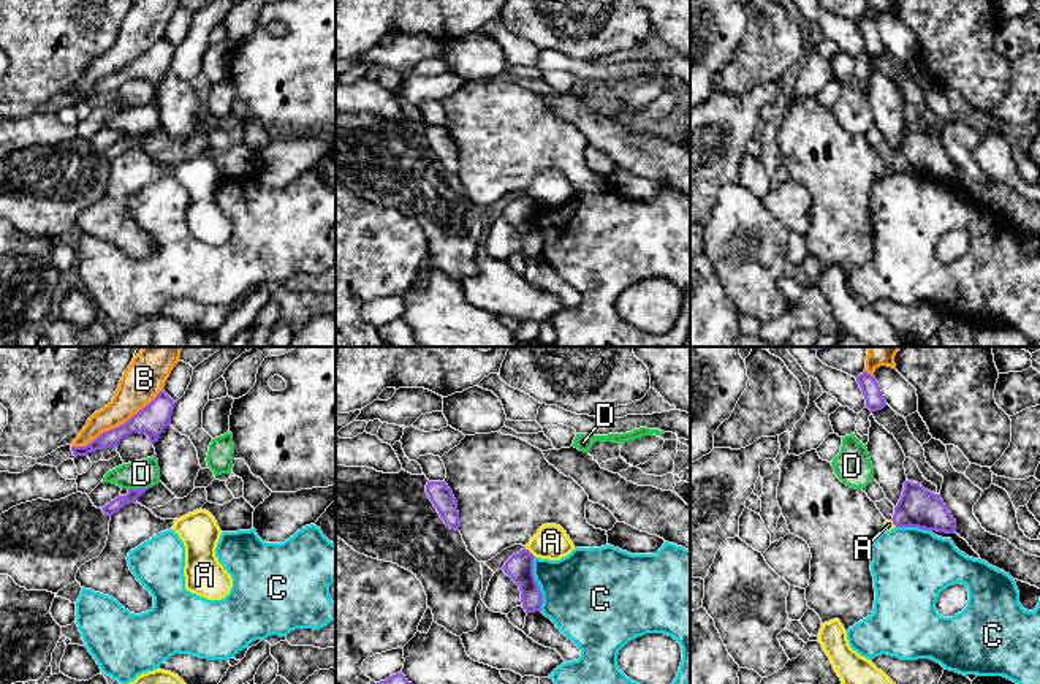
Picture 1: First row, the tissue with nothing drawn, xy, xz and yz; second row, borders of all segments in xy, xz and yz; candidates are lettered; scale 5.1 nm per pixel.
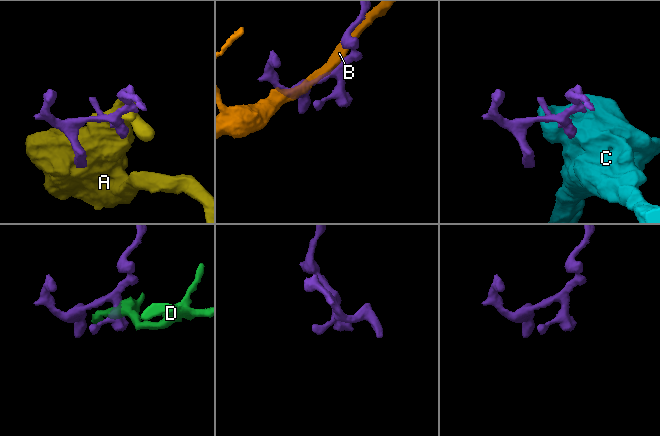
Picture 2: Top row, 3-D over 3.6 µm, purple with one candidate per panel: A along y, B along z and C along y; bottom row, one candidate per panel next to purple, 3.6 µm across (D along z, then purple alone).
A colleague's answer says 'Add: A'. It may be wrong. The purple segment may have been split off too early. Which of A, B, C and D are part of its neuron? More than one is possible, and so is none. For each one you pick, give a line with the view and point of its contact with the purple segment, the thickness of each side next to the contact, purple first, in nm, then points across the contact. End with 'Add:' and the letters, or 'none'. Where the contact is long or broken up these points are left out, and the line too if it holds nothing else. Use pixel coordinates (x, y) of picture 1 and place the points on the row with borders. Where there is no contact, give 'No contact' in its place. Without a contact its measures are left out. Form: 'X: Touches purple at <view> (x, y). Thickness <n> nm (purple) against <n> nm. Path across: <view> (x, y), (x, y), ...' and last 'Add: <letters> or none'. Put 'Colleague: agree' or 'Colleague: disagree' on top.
Colleague: disagree
Add: none

